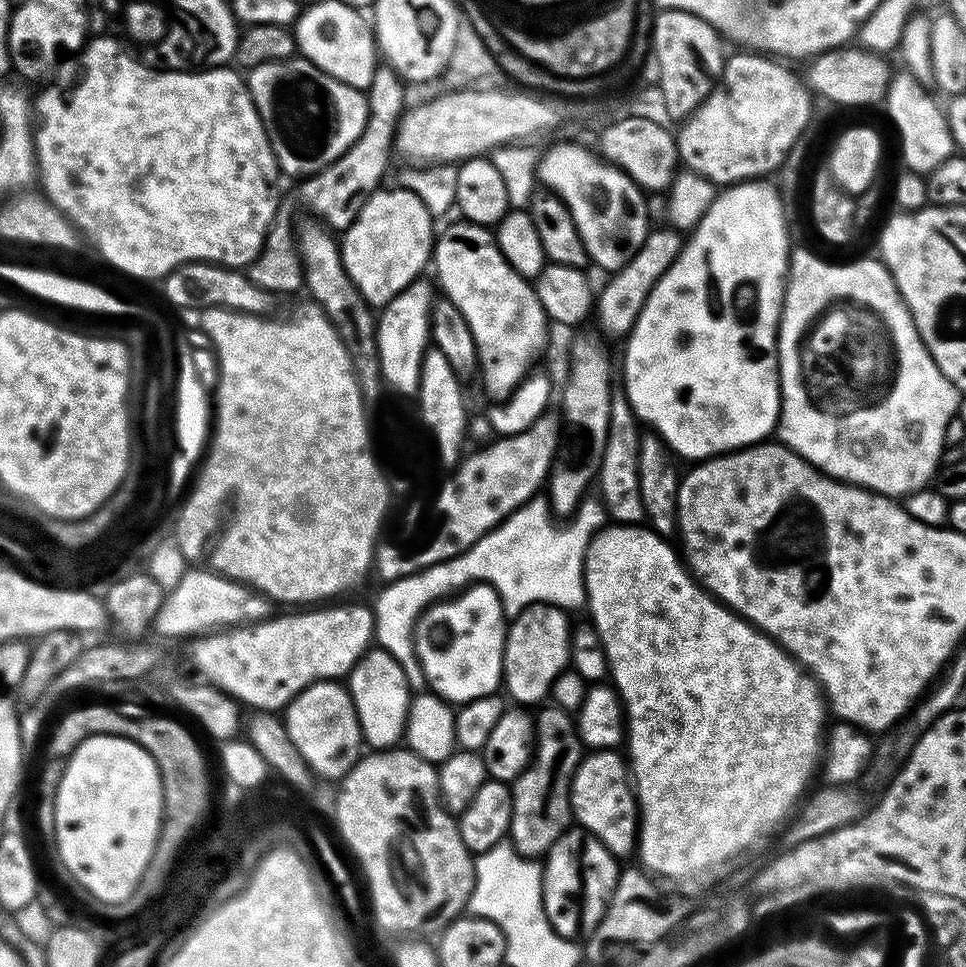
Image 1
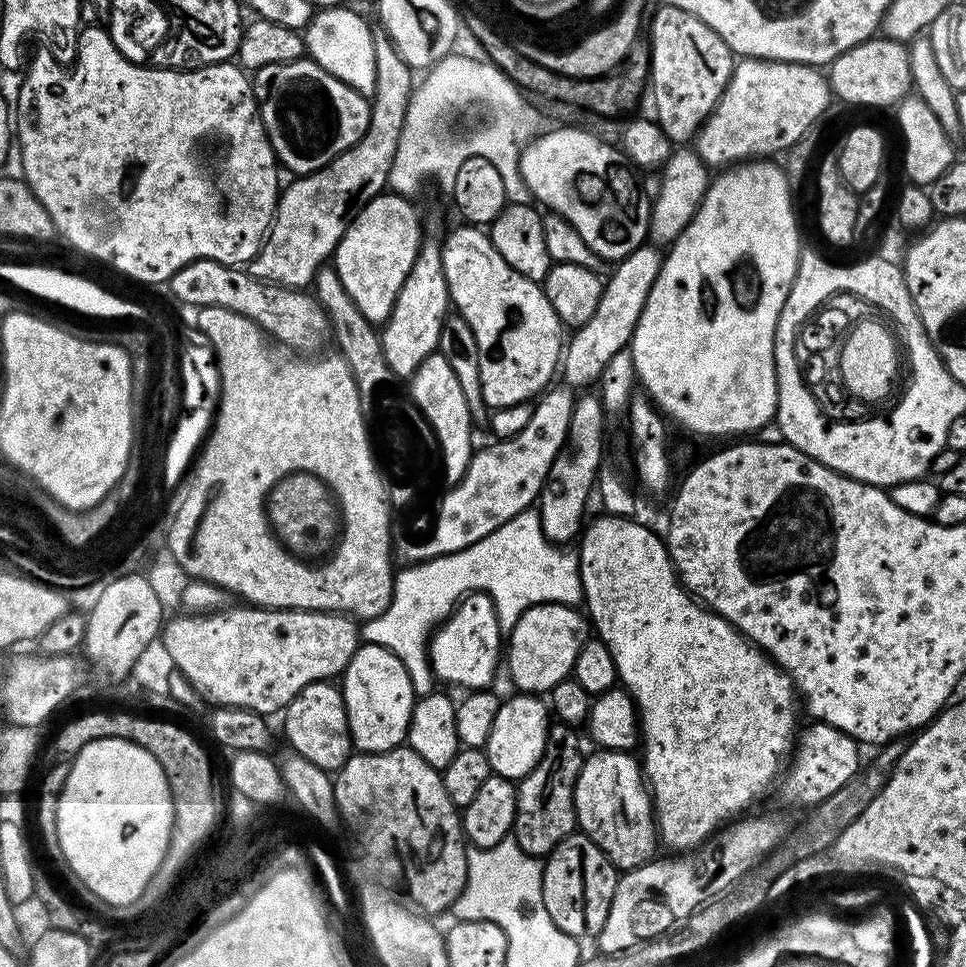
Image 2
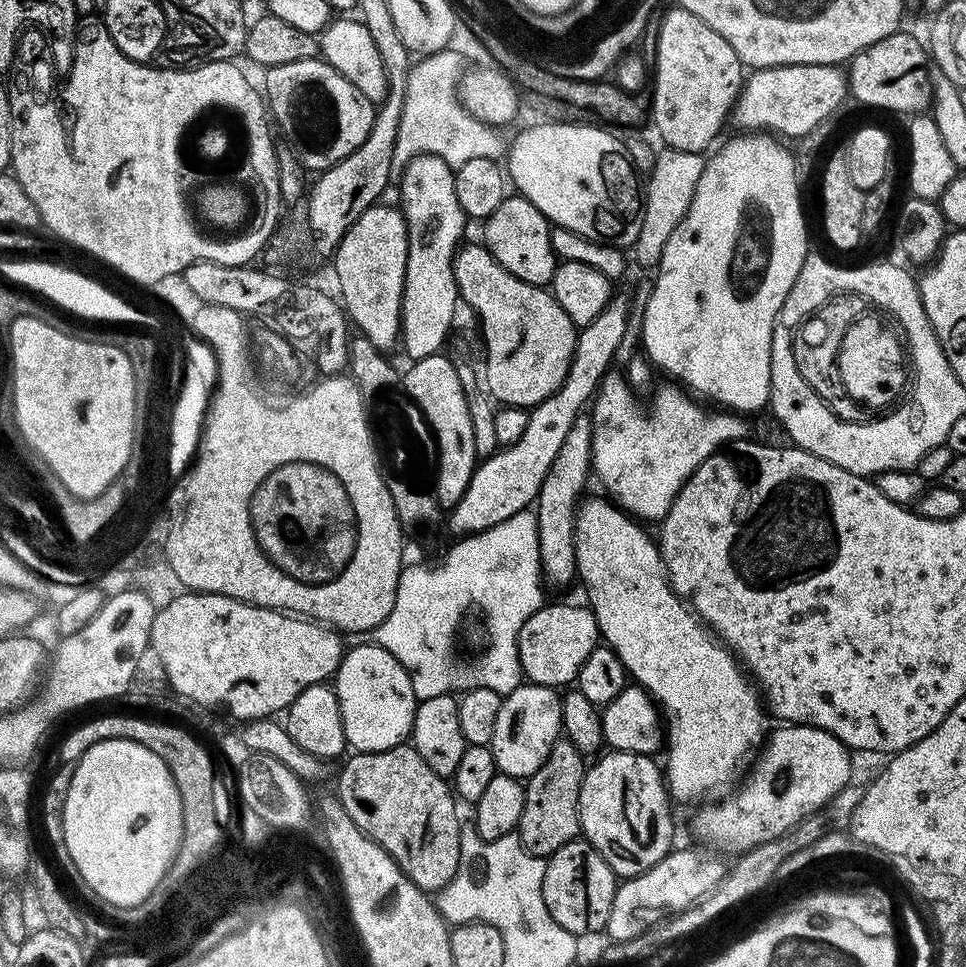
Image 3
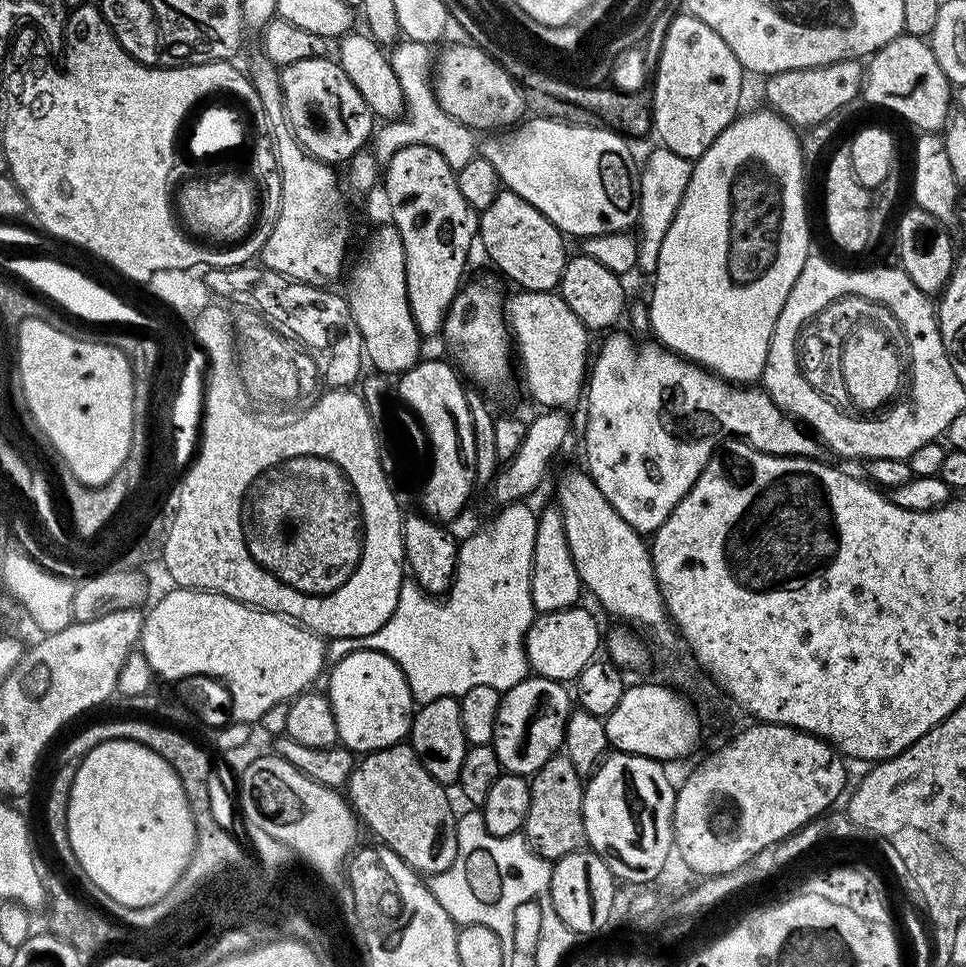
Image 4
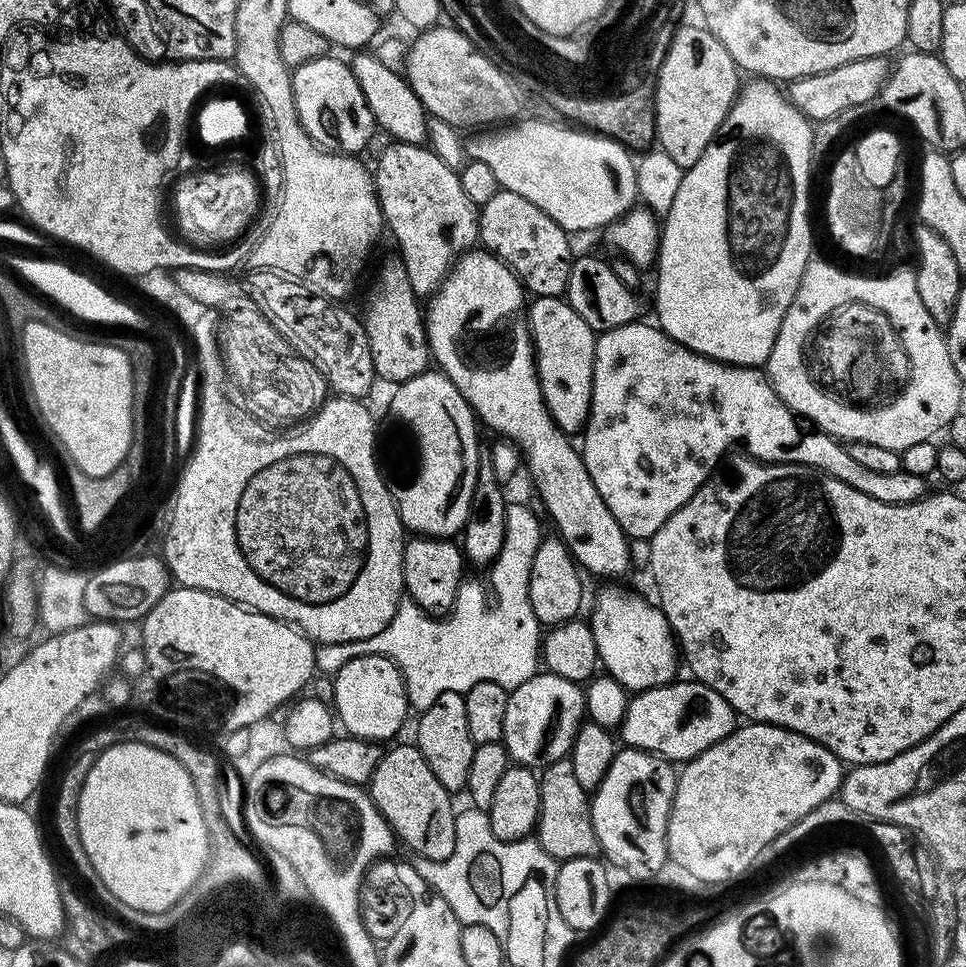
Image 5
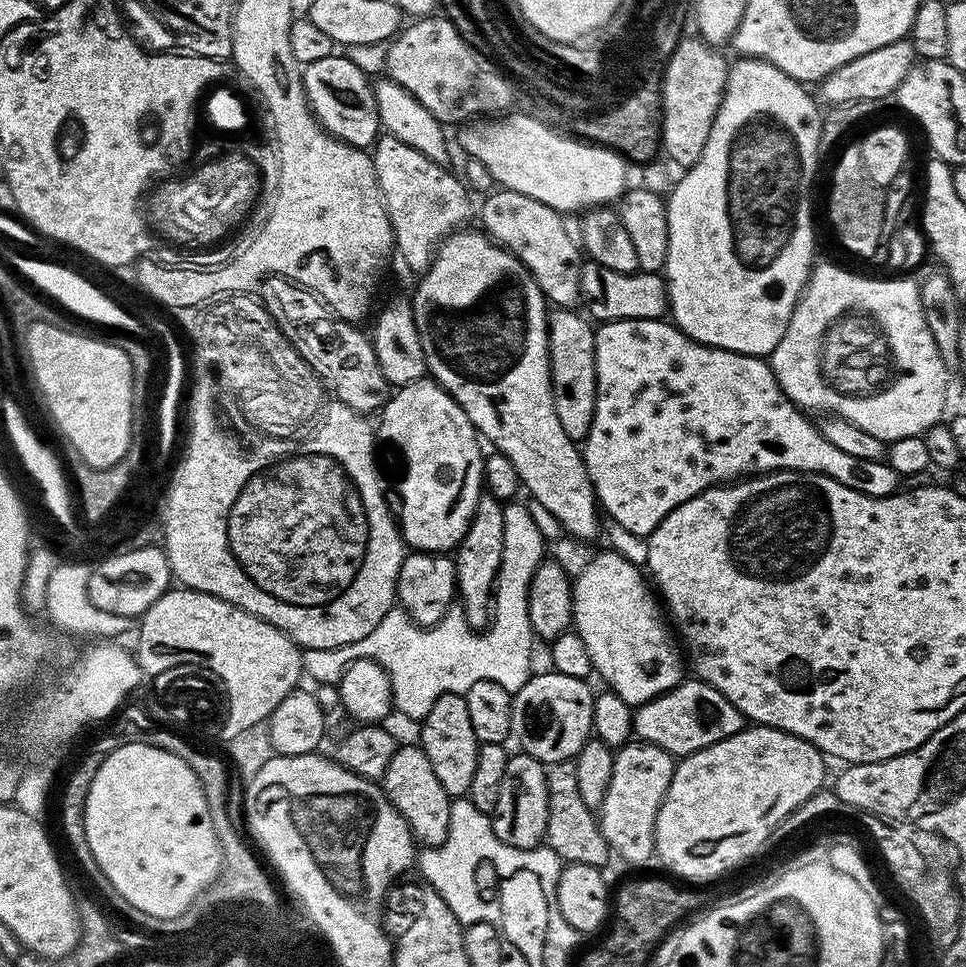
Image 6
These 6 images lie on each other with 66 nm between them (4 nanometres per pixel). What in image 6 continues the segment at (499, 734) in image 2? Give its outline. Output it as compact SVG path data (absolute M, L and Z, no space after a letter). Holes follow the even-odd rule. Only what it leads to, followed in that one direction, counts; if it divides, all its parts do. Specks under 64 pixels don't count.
M555 670L547 671L537 671L529 676L528 681L512 697L512 736L520 743L519 751L525 756L533 756L538 763L545 766L563 760L575 761L579 751L593 735L592 715L595 704L594 691L592 692L588 680L570 678L570 674Z

